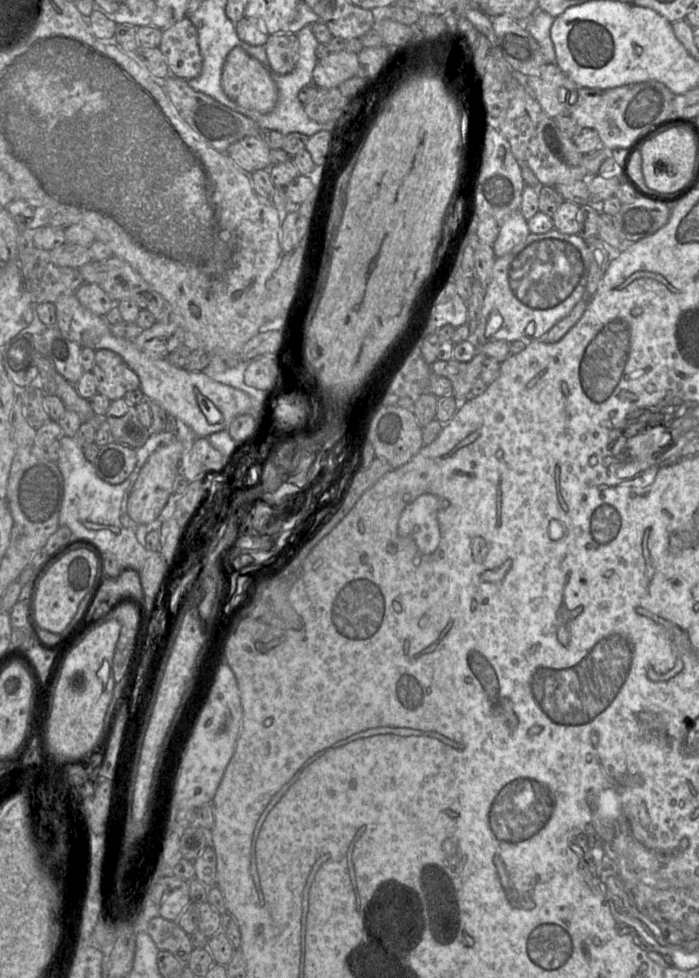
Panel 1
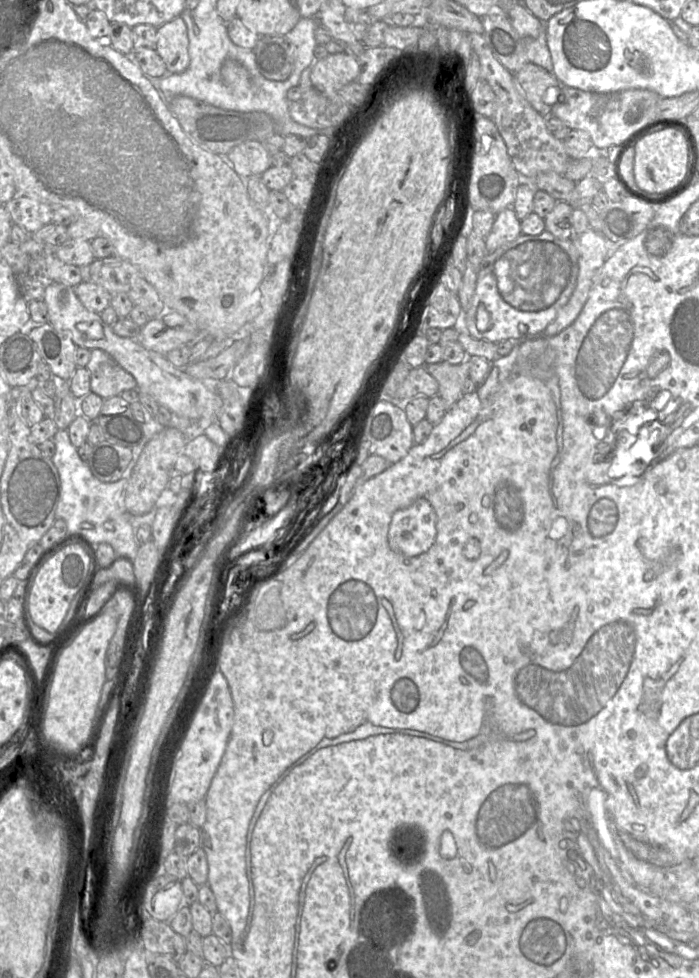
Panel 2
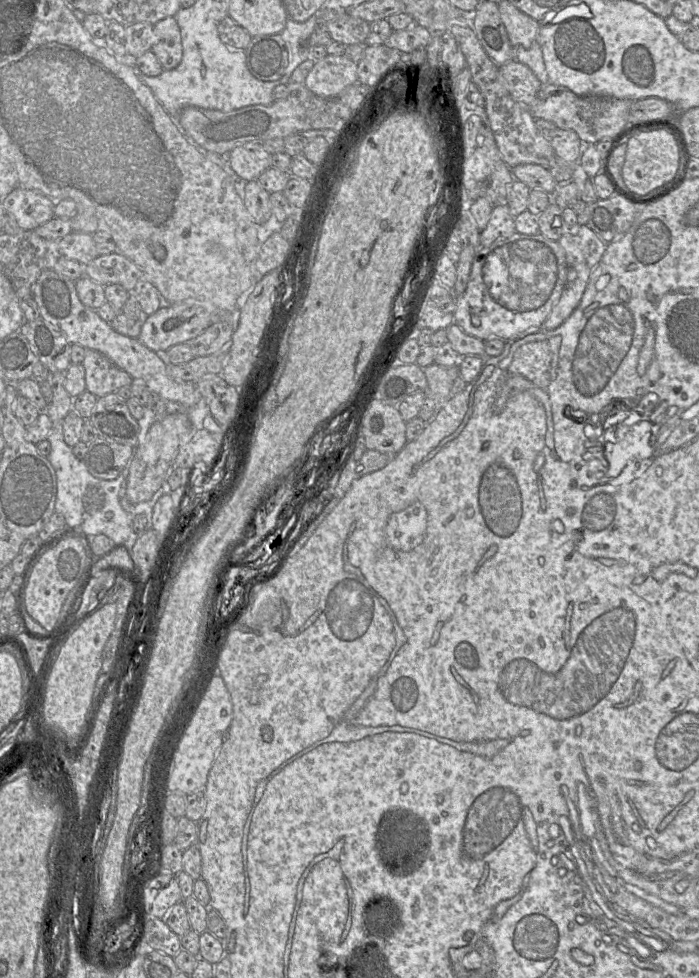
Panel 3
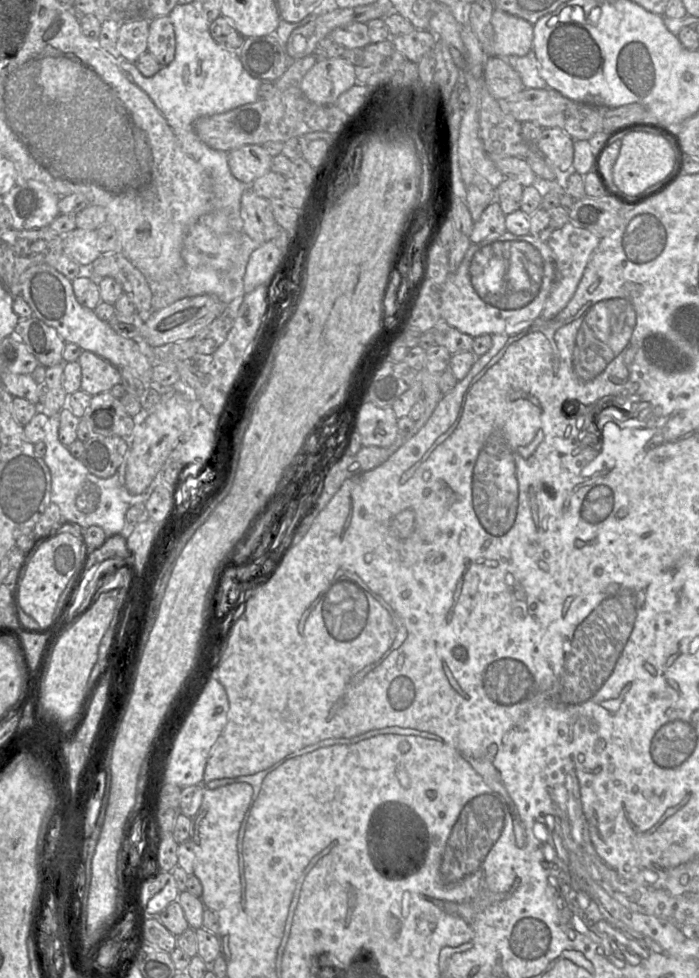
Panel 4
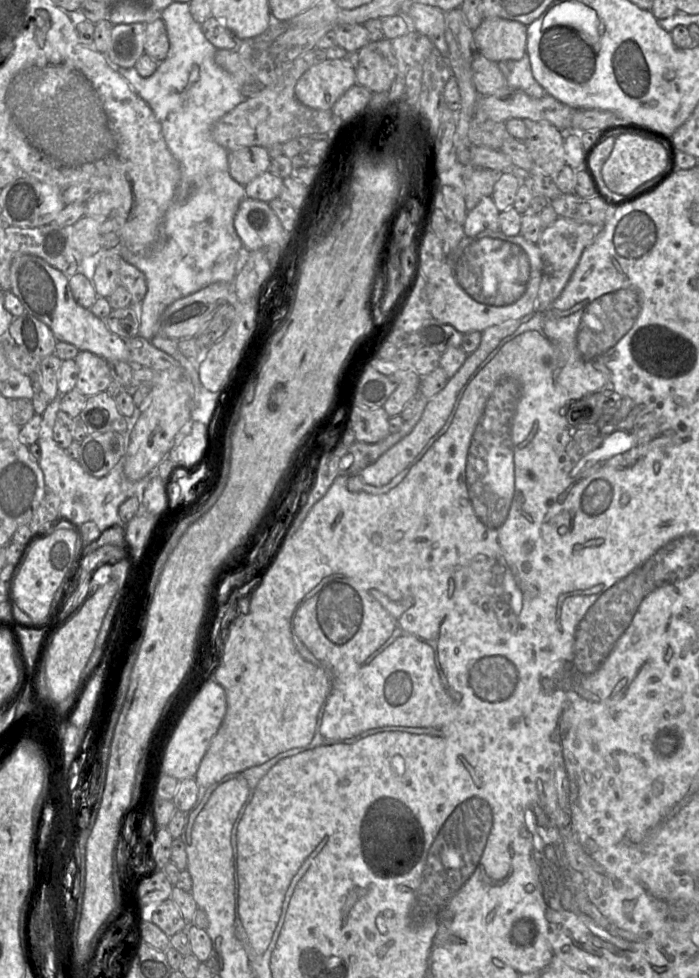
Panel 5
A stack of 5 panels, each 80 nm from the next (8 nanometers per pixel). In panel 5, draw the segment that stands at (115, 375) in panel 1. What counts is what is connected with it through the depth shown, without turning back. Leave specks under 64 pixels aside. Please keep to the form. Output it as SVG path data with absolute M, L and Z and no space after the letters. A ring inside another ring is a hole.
M79 351L74 361L79 369L76 389L86 397L106 391L113 378L105 359L90 351Z

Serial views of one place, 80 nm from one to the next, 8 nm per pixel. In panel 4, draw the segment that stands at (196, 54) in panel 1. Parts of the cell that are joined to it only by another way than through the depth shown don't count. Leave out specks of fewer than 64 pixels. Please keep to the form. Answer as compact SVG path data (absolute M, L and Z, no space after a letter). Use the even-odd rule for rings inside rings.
M169 16L157 17L149 22L147 51L161 66L167 66L175 57L176 39Z

